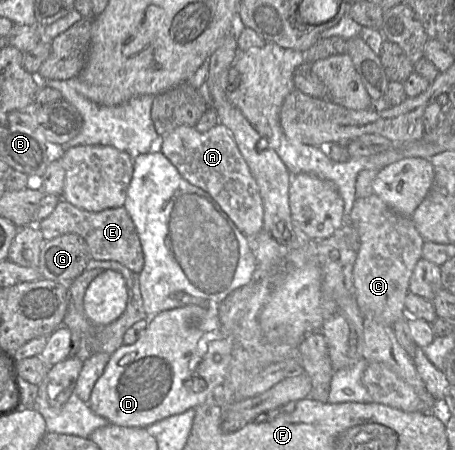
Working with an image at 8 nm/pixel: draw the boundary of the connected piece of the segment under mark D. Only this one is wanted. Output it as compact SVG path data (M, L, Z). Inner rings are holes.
M187 305L163 311L156 316L147 315L145 320L148 325L138 340L132 345L122 345L110 356L103 374L96 381L90 399L87 402L94 413L107 419L110 424L124 427L147 428L162 419L183 413L190 408L198 407L205 400L213 396L215 389L221 386L226 378L232 357L232 342L230 335L228 335L220 322L216 306Z

